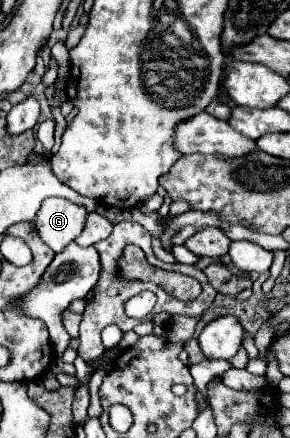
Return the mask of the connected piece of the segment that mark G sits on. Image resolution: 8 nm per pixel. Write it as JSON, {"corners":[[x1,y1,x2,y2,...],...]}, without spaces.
{"corners":[[49,197,37,211,35,227,39,237,55,251,61,253,71,241,75,241,85,227,87,209,61,197]]}

